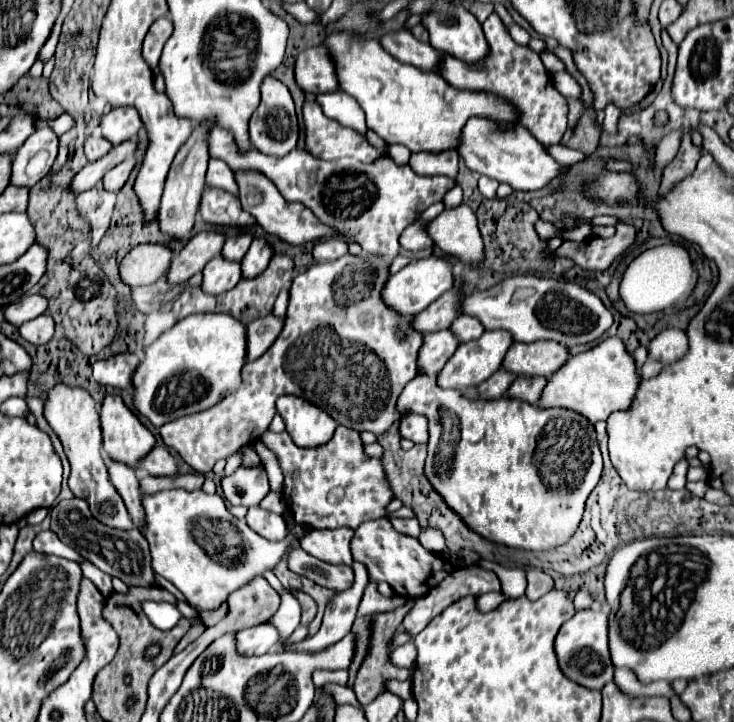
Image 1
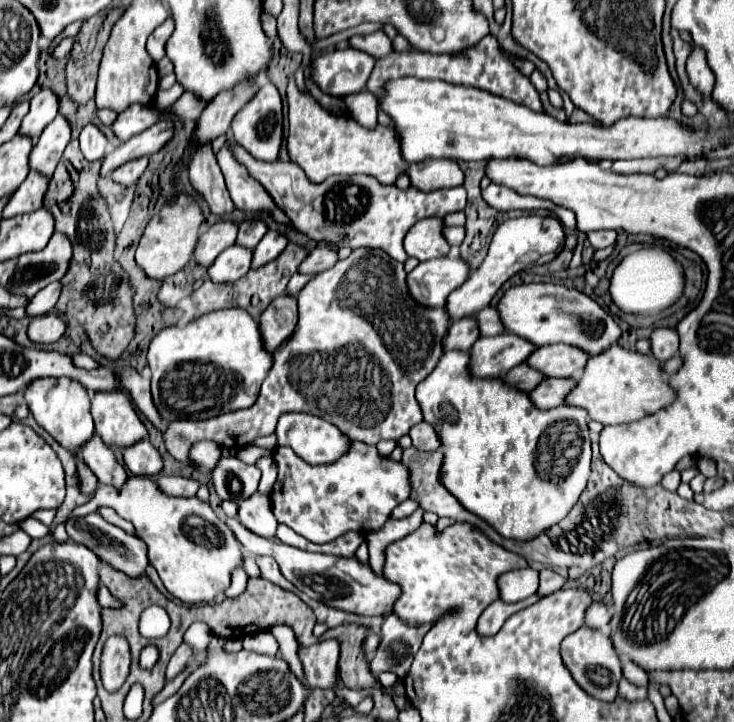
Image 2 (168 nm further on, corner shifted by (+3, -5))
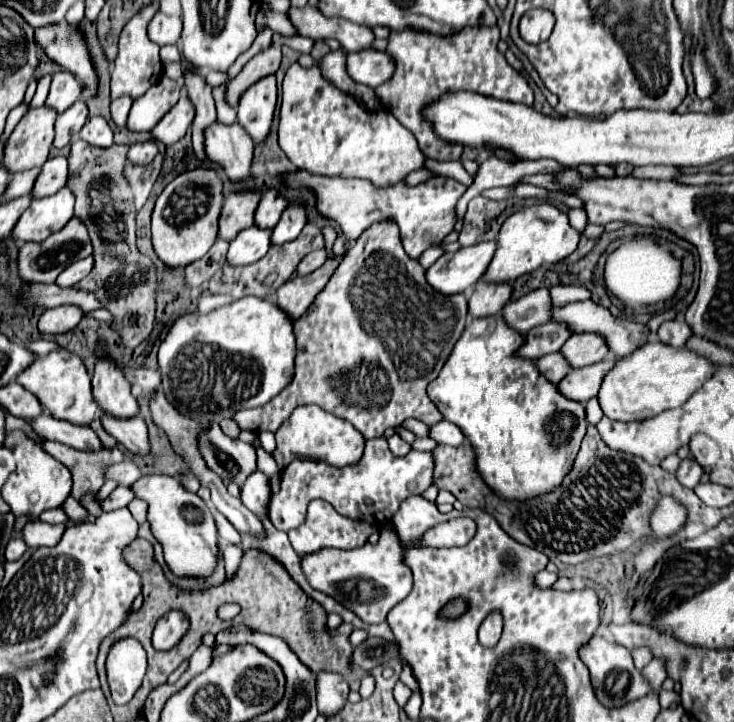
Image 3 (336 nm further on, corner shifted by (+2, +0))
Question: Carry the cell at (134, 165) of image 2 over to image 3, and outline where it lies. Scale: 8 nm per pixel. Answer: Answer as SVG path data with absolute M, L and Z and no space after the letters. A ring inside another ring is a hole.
M140 142L140 144L130 146L128 160L132 164L150 164L156 154L158 154L158 144L156 142Z

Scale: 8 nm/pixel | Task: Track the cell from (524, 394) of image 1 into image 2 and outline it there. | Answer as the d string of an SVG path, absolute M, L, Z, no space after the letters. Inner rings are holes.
M543 379L537 389L529 391L529 399L537 409L551 409L563 405L565 395L573 389L573 379Z

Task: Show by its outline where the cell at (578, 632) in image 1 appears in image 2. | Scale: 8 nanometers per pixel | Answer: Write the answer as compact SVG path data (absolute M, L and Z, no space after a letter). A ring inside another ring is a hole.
M583 625L583 629L569 633L561 641L561 657L563 657L563 663L569 669L571 677L583 691L587 691L591 697L601 699L601 701L617 699L617 683L621 679L621 661L605 631Z

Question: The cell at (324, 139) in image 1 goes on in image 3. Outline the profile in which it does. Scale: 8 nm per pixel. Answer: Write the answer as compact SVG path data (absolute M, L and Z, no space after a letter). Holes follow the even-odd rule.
M298 62L292 64L286 72L284 86L282 86L282 106L280 106L280 126L278 126L278 140L284 154L290 162L306 170L310 174L322 176L342 176L342 178L366 178L374 186L392 186L404 180L410 172L424 168L424 154L420 152L414 134L394 120L394 116L386 110L366 110L362 108L356 98L336 88L328 82L318 64L310 68L302 68Z

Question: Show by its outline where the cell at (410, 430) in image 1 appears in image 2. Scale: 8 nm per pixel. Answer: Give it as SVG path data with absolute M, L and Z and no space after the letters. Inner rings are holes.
M425 421L413 425L413 429L409 431L409 437L413 439L413 447L419 449L419 451L435 451L435 449L439 449L439 437L437 437L435 429Z

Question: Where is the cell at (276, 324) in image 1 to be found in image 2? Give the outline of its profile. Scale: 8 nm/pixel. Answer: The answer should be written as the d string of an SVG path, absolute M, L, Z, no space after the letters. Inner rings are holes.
M279 295L273 305L269 305L261 319L261 341L265 351L275 351L295 329L297 325L297 301L289 295Z

